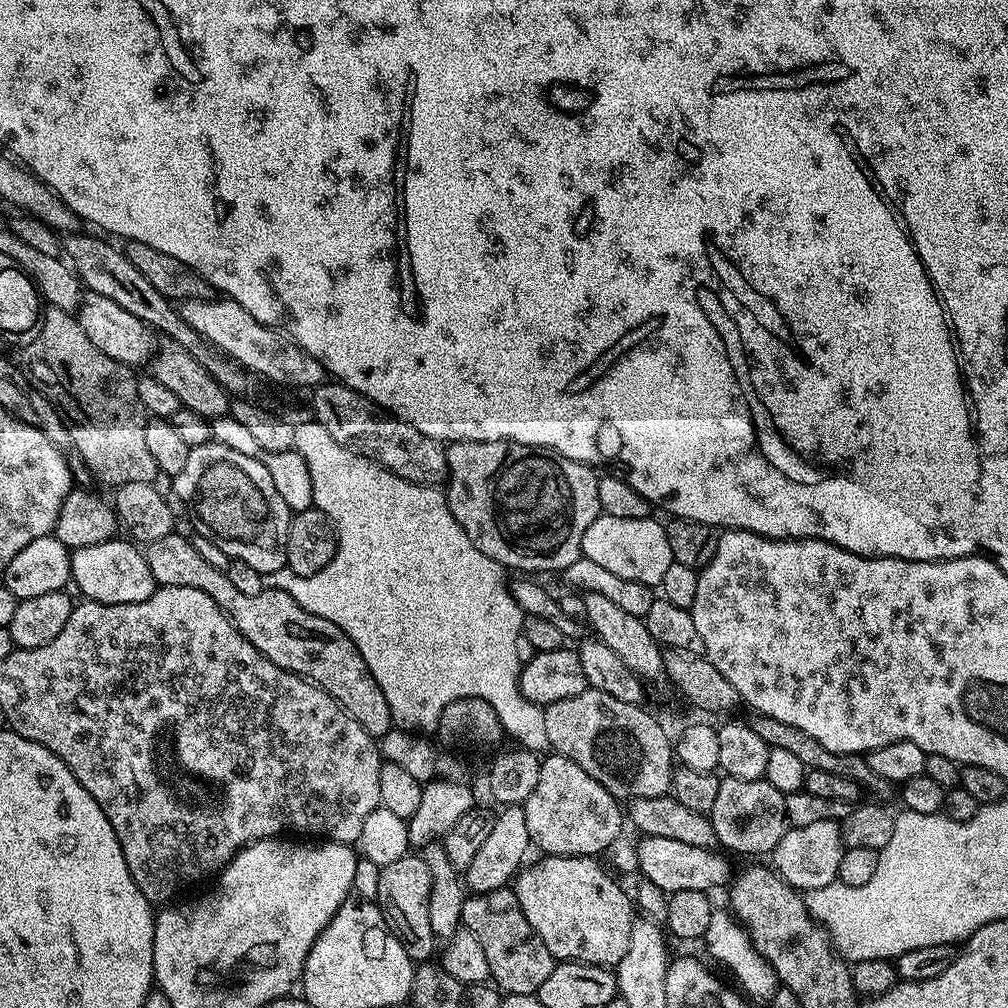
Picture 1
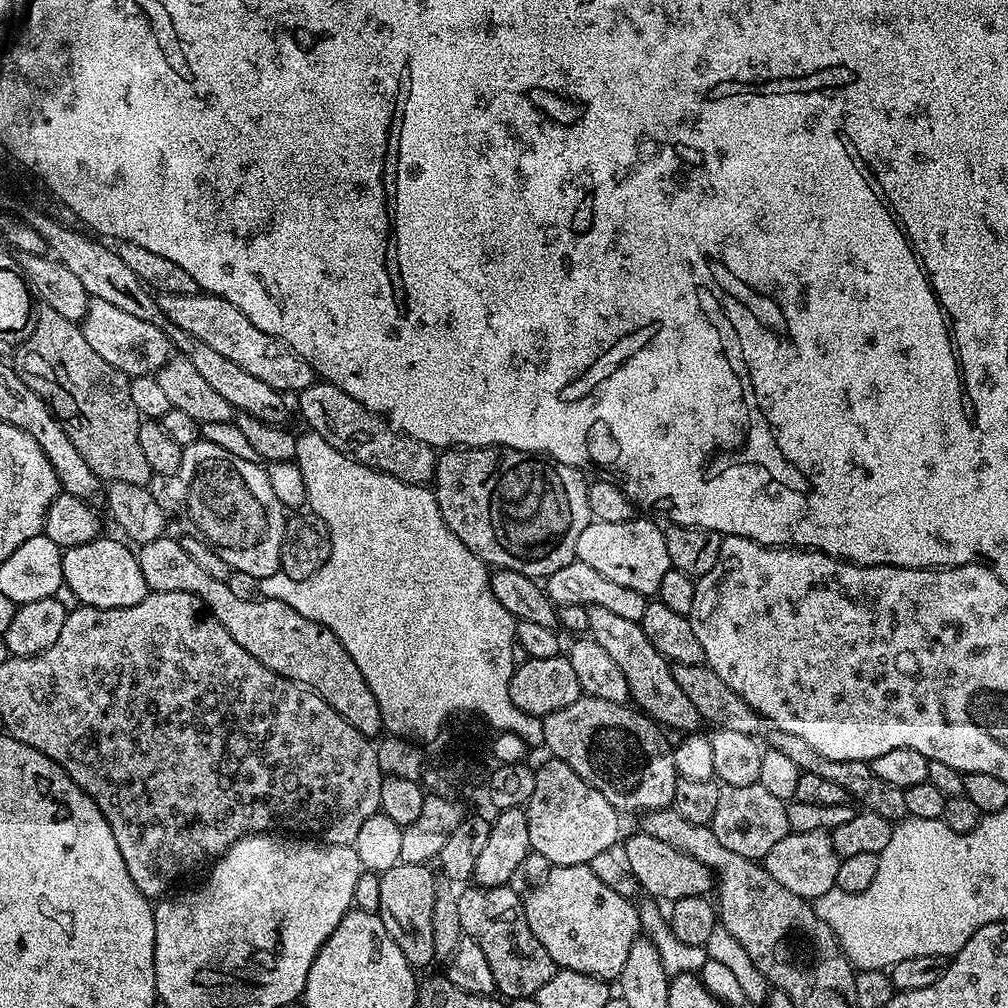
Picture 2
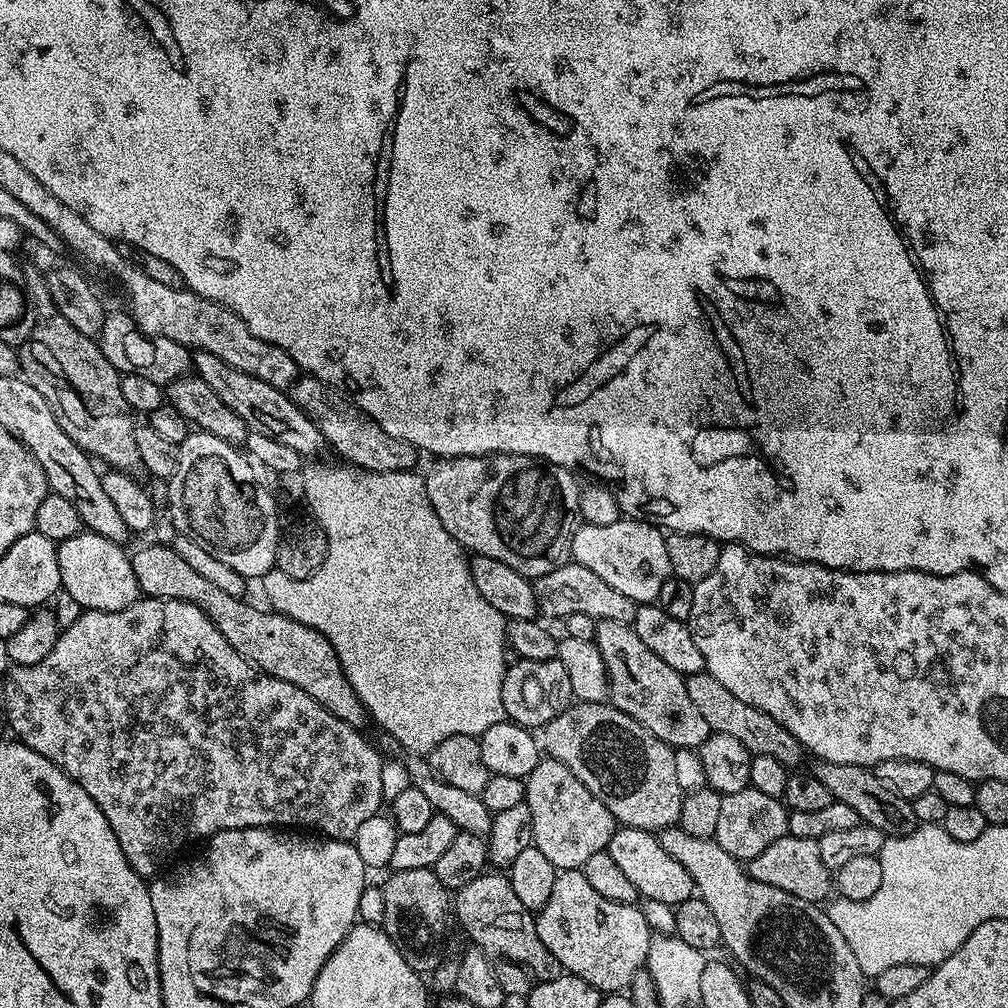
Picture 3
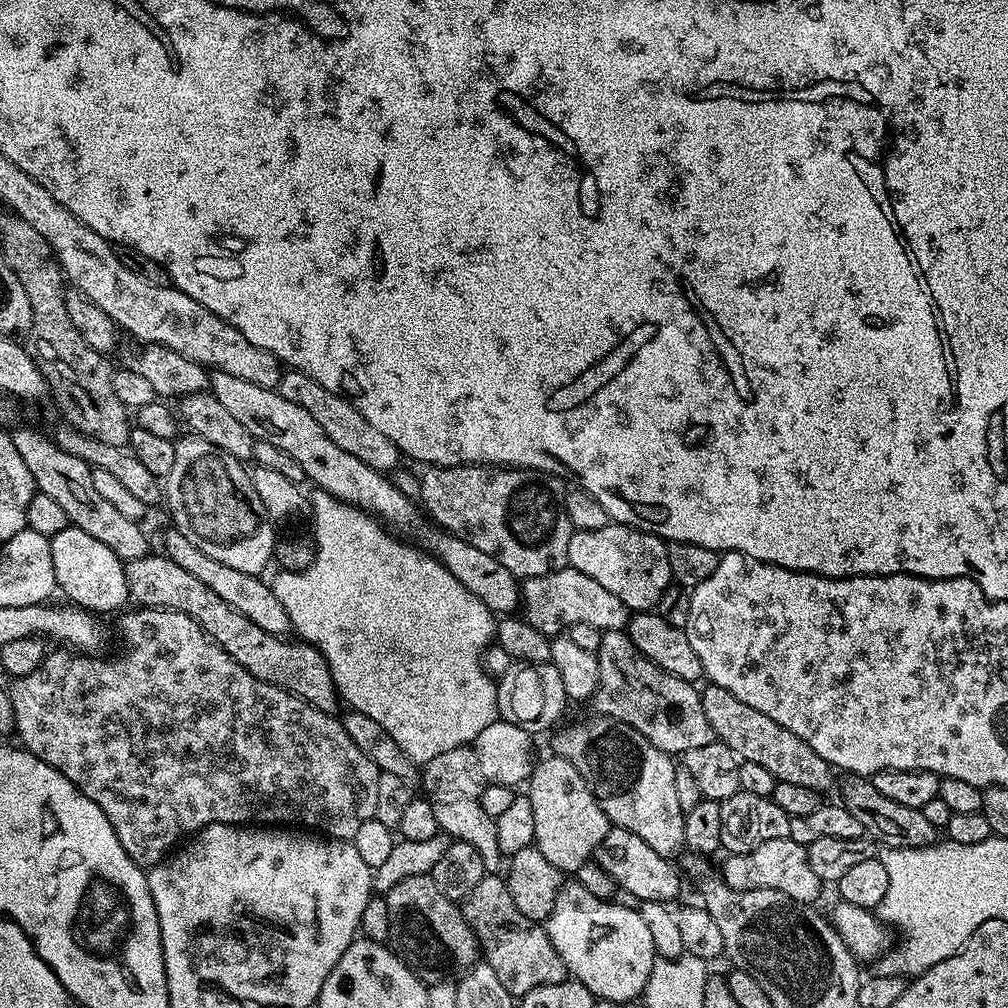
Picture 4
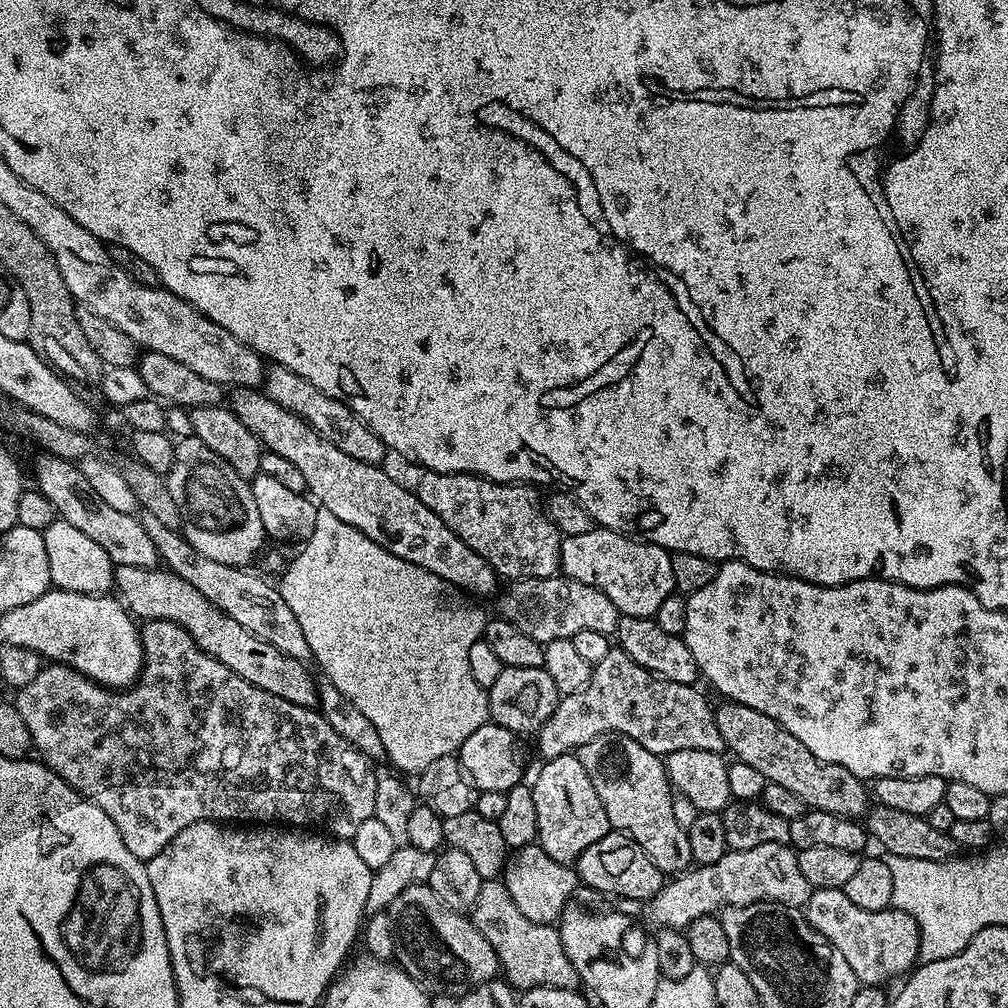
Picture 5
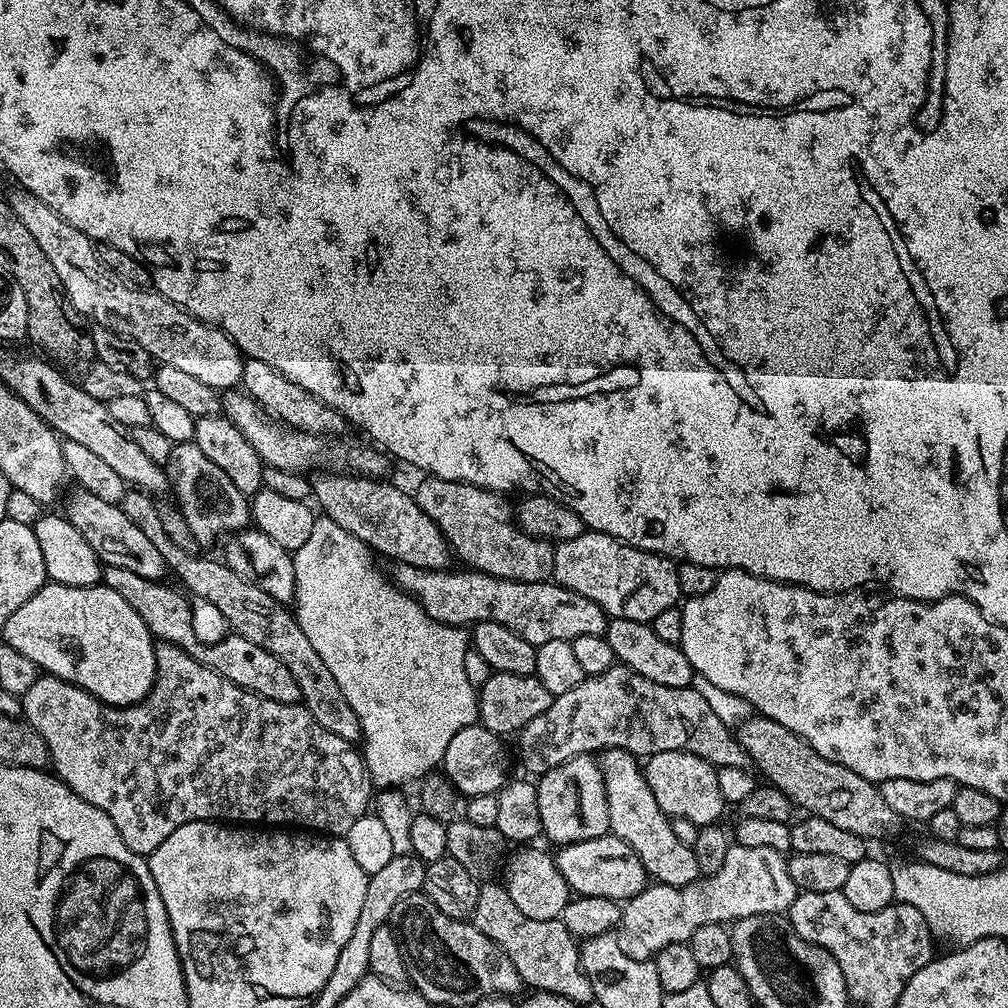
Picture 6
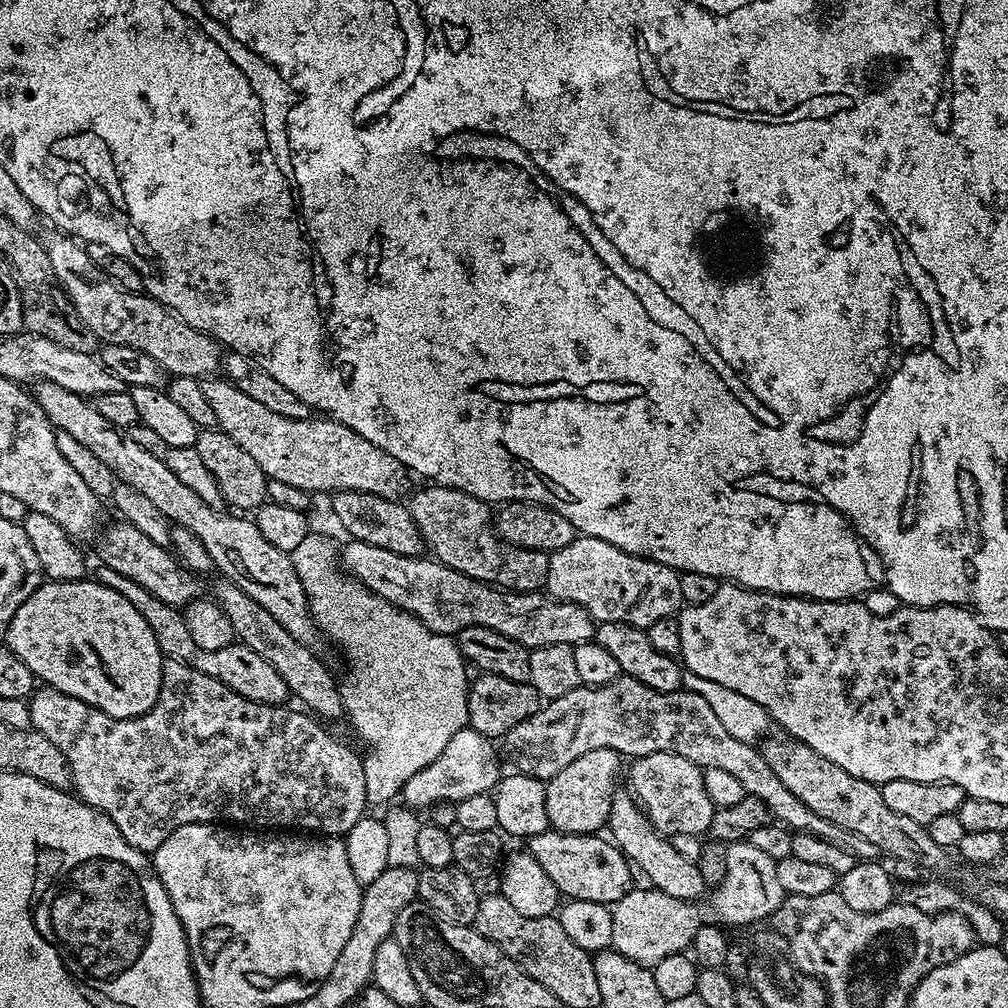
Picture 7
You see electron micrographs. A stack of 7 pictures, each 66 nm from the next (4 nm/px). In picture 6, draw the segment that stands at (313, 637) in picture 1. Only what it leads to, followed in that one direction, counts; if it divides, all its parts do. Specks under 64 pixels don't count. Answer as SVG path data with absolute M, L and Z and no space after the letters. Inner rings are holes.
M122 566L105 567L102 572L102 583L105 588L114 590L114 594L119 594L126 602L130 602L130 606L134 606L138 618L146 622L146 626L157 641L177 644L198 662L230 678L230 682L234 682L239 688L250 690L262 698L270 698L283 704L301 703L298 682L294 680L294 674L290 674L290 670L282 666L282 662L278 662L274 654L262 650L262 646L254 646L254 642L235 634L227 634L228 636L222 637L217 644L199 644L196 641L196 628L192 625L189 597L179 587L171 588L168 582L141 578L139 574L134 574L130 570L122 570Z

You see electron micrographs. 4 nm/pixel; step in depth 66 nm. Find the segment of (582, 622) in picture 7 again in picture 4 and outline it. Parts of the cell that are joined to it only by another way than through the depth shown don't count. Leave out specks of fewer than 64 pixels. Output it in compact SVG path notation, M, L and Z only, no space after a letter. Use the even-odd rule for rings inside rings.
M562 567L557 572L547 572L541 576L529 576L520 584L520 608L522 609L523 619L534 626L542 634L554 637L561 635L570 626L578 622L587 622L589 626L594 626L600 632L618 632L627 629L630 609L622 602L622 598L610 594L610 590L605 590L601 584L594 582L594 578L582 574L578 570L570 567Z

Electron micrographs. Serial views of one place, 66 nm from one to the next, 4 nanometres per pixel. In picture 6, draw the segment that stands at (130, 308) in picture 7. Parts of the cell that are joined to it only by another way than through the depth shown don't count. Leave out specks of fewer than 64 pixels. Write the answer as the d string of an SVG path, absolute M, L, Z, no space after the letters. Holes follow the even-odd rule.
M16 186L6 196L8 205L18 214L22 226L30 230L34 242L50 258L58 278L62 278L64 292L70 298L74 310L81 317L89 316L101 328L109 328L134 342L146 346L153 361L175 366L177 370L214 386L217 390L232 390L242 381L245 357L233 340L220 328L194 318L184 308L179 308L155 290L133 288L114 270L102 266L102 258L96 253L97 245L82 230L70 226L42 198Z

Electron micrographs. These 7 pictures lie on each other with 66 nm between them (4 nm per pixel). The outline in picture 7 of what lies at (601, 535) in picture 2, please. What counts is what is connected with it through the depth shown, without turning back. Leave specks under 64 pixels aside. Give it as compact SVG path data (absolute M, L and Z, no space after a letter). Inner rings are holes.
M577 535L570 546L562 546L562 550L551 553L548 557L547 595L556 600L565 600L571 604L582 606L599 622L626 622L630 626L638 626L645 630L658 618L676 616L685 607L680 585L680 573L662 562L648 560L645 556L626 554L626 550L618 550L618 546L610 546L610 542L602 542L602 538L590 538Z

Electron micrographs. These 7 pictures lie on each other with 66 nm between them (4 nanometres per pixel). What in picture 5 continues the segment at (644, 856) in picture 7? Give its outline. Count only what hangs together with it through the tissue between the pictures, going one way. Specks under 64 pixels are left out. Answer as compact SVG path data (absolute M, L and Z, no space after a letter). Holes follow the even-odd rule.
M617 732L590 738L590 742L575 749L574 754L578 762L586 766L586 774L590 774L594 790L598 790L598 798L606 810L609 825L638 842L658 870L665 874L683 873L693 863L690 838L687 828L678 826L674 819L674 789L668 782L663 759L646 750L646 746L638 746L634 738L626 738Z

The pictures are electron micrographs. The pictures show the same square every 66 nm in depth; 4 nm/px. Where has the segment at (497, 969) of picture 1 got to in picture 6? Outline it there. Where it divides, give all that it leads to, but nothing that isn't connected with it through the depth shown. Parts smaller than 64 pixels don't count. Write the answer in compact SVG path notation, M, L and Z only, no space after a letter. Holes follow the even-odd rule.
M498 882L481 883L478 890L478 906L474 906L470 920L476 929L490 942L494 942L514 962L514 970L518 970L521 981L529 984L529 989L537 992L558 994L562 998L570 998L577 1006L592 1004L592 983L586 978L584 967L580 965L580 944L572 936L562 919L539 921L526 918L514 901L510 898L505 885Z

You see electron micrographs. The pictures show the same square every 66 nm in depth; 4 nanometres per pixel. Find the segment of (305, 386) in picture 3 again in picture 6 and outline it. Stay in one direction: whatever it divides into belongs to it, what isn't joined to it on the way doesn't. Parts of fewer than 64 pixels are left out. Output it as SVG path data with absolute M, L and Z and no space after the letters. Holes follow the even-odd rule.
M245 359L242 370L242 388L250 398L254 398L254 402L261 404L269 414L276 417L281 424L287 424L289 428L297 428L299 432L309 432L315 436L329 438L340 438L344 431L349 431L348 421L342 414L338 414L338 410L314 398L310 390L302 390L302 386L290 382L290 378L274 370L274 366L266 366L266 362Z

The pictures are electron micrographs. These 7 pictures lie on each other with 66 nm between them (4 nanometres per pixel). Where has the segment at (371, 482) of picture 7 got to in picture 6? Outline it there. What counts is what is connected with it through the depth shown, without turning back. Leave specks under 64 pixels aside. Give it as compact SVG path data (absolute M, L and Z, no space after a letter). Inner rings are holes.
M228 390L222 396L222 415L238 430L242 430L250 446L258 454L258 458L267 467L278 470L290 470L301 474L311 473L311 468L320 468L323 464L336 464L344 456L344 464L349 473L369 478L380 478L390 463L389 457L383 451L375 447L368 448L344 448L335 439L327 436L315 436L309 432L299 432L297 428L289 428L287 424L281 424L276 417L269 414L261 404L254 402L248 393L243 390Z

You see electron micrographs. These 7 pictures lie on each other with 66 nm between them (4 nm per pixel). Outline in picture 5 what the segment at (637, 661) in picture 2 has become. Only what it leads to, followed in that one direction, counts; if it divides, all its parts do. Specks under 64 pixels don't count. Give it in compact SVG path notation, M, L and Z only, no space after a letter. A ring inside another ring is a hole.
M614 646L606 654L606 658L602 658L602 662L594 665L591 684L587 684L578 694L560 697L554 714L546 718L540 731L535 733L534 740L540 747L541 757L544 760L569 755L573 750L590 742L590 738L598 738L607 732L617 732L626 738L634 738L638 746L646 746L646 750L661 758L668 756L674 750L710 750L723 753L724 739L722 734L718 734L713 705L708 705L707 698L698 689L699 687L691 684L679 684L655 676L650 670L638 666L638 662L630 658L630 654Z

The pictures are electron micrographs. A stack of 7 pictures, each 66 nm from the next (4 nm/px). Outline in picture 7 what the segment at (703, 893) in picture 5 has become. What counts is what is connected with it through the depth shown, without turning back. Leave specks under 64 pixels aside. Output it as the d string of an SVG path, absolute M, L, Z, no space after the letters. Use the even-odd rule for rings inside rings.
M732 842L728 844L728 857L726 858L726 878L722 878L722 882L715 885L711 889L712 901L709 904L705 902L696 903L690 900L683 900L682 898L670 898L670 894L662 894L658 889L651 886L640 886L633 887L632 891L626 893L618 903L611 905L611 911L613 916L613 940L611 947L615 951L621 952L627 960L633 960L639 964L645 966L656 965L660 959L666 958L667 955L678 955L683 953L685 950L691 949L692 947L692 936L698 934L698 930L706 923L719 924L721 926L729 926L728 924L752 924L755 920L764 920L767 918L775 917L776 911L780 909L780 903L784 901L785 893L782 890L782 882L778 882L778 870L776 869L776 860L770 858L770 854L762 854L762 850L758 850L752 844L747 842Z

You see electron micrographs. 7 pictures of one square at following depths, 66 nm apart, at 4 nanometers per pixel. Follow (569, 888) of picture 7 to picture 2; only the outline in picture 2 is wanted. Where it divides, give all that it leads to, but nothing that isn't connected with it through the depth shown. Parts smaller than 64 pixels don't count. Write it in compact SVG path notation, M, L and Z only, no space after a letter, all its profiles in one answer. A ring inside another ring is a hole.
M642 830L637 831L637 836L632 836L622 844L622 853L625 856L625 865L633 879L639 884L649 897L655 897L660 902L671 902L678 898L703 896L711 893L714 888L714 874L698 858L690 858L682 850L674 850L674 846L666 846L659 838L650 838Z

